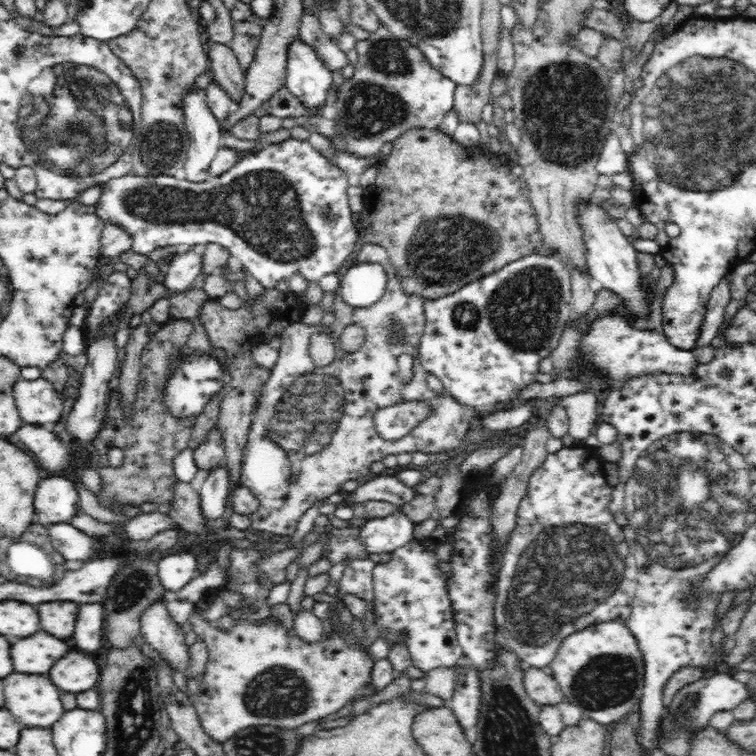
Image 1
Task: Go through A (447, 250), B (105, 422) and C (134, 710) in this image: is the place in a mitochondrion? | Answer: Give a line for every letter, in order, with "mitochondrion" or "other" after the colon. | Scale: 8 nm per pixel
A: mitochondrion
B: other
C: mitochondrion

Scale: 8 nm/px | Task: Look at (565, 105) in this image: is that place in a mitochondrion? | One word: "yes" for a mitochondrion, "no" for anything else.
yes

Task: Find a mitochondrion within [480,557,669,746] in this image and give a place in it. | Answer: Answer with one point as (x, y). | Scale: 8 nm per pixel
(606, 682)

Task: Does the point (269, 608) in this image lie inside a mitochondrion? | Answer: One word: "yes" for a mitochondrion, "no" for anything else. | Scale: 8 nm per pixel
no

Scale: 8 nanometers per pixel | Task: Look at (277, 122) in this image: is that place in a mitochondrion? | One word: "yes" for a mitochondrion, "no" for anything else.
no

